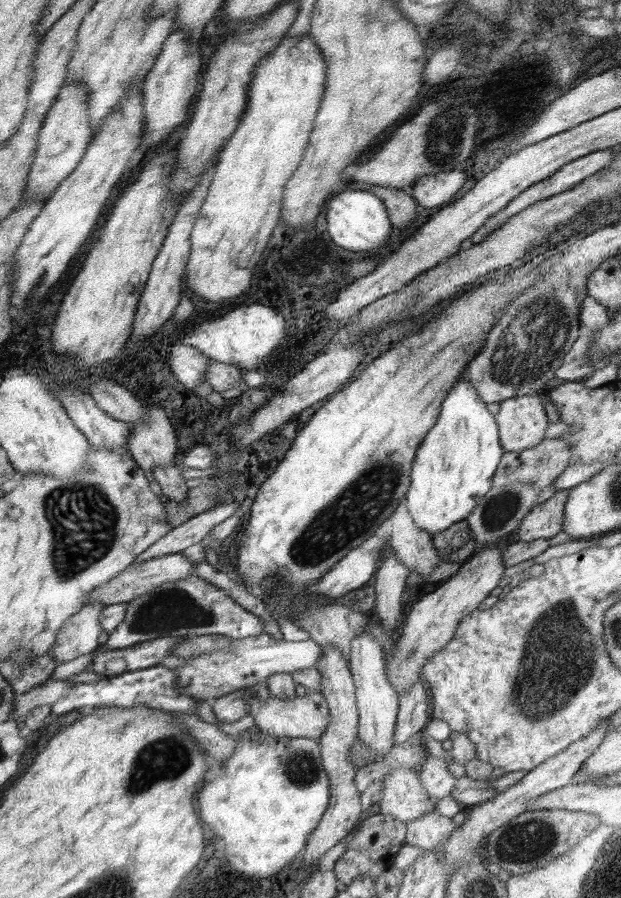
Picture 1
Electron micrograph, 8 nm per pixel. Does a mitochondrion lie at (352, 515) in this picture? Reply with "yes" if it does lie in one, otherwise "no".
yes

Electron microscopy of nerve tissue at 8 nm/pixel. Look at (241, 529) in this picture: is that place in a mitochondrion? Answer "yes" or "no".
no

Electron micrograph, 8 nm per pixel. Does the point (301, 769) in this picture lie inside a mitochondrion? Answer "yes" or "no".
yes

